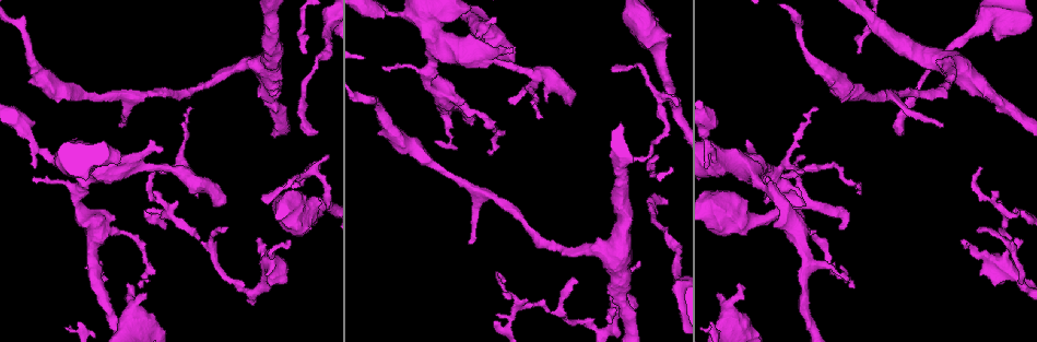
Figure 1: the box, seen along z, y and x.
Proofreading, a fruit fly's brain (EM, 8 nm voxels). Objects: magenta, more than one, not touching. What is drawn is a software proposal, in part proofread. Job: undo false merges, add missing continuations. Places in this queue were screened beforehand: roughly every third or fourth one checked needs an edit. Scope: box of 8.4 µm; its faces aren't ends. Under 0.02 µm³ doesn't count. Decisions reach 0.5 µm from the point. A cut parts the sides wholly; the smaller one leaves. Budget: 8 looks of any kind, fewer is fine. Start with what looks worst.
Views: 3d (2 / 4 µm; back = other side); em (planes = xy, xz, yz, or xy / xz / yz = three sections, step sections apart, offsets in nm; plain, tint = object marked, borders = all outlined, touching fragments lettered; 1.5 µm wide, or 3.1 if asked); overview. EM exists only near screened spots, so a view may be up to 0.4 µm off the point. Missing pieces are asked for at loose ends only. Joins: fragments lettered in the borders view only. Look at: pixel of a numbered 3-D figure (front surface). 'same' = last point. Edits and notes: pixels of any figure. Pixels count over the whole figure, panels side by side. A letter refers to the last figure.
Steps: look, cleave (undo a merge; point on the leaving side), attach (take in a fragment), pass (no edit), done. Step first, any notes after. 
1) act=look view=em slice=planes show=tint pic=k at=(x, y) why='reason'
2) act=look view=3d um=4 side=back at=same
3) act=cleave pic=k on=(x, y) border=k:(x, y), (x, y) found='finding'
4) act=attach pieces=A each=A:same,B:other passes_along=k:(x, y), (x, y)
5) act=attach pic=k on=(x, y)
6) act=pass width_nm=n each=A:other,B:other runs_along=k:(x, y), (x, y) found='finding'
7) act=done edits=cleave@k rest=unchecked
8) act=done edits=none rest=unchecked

act=look view=em slice=planes show=tint pic=1 at=(665, 201) why='end of a long branch'

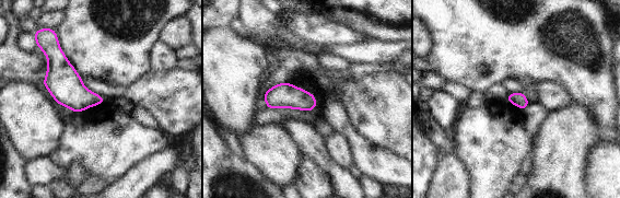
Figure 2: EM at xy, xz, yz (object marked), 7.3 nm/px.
act=look view=em slice=planes show=borders at=same why='what lies round it'

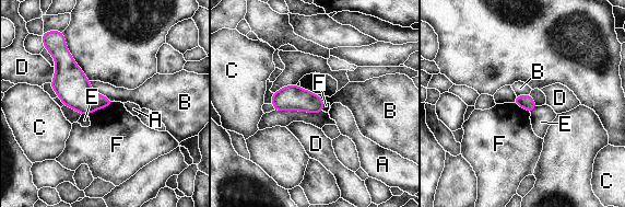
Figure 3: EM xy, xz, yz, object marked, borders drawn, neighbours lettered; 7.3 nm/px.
act=pass each=A:other,B:other,C:other,D:other,E:other,F:other border=3:(114, 101), (87, 114) found='none of them fits'

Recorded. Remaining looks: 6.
act=look view=em slice=yz step=4 show=tint pic=1 at=(1022, 241) why='branch stops here'

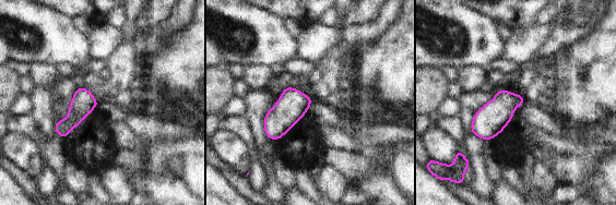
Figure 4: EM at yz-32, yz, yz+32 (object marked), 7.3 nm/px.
act=look view=em slice=planes show=borders at=same

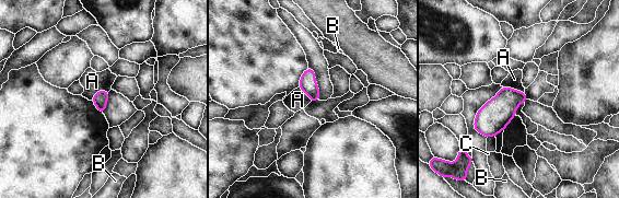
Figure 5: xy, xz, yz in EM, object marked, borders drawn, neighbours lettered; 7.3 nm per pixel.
act=pass each=A:other,B:other,C:other border=5:(502, 85), (524, 92) found='no lettered fragment goes on from it'

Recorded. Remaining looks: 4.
act=look view=3d um=4 side=back pic=1 at=(943, 124) why='an open end'

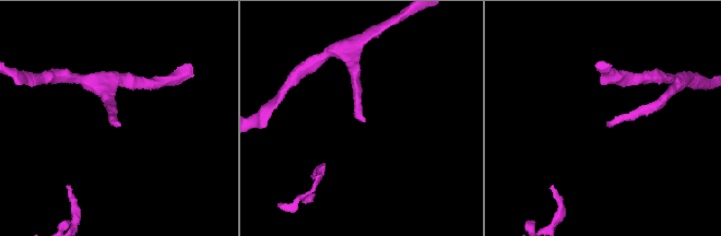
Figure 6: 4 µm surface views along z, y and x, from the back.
act=look view=em slice=xy step=4 show=borders pic=6 at=(609, 123)

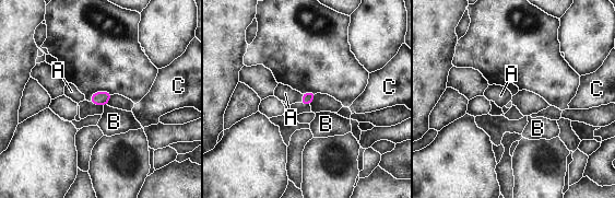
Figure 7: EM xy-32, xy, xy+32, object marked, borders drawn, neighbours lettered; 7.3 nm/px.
act=look view=em slice=planes show=borders at=same

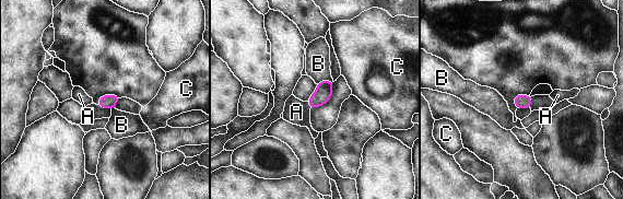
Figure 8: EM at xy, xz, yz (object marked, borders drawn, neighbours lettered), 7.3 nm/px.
act=pass longest_contact=B:120nm each=A:other,B:other,C:other border=8:(307, 102), (310, 107) found='none of them fits'

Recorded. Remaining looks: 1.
act=done edits=none rest=unchecked

